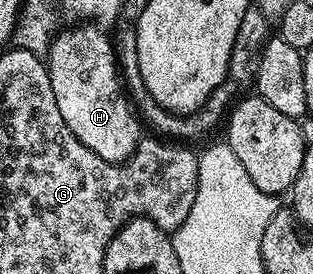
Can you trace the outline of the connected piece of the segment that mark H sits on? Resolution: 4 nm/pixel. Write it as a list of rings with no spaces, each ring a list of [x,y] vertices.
[[[94,24],[75,26],[78,26],[75,30],[59,29],[48,51],[56,105],[60,108],[60,116],[64,116],[64,124],[72,128],[72,136],[76,136],[84,148],[92,148],[100,160],[123,162],[138,149],[140,118],[124,89],[111,35]]]

